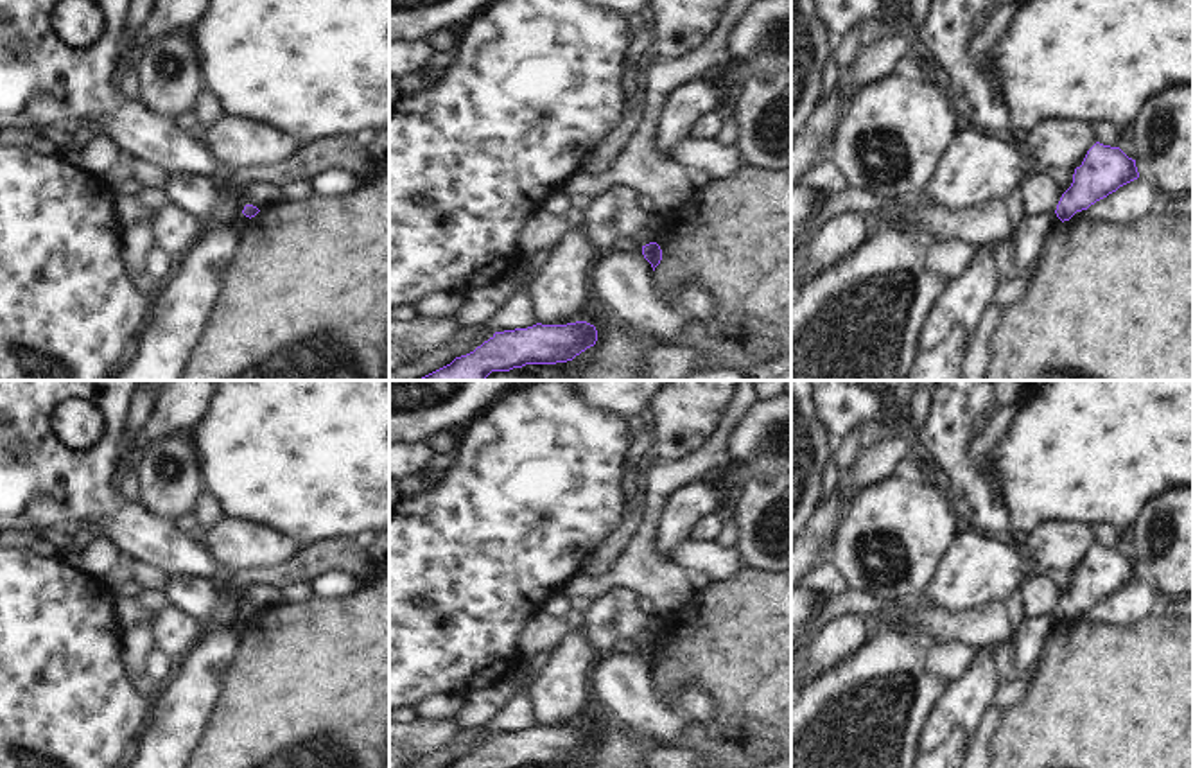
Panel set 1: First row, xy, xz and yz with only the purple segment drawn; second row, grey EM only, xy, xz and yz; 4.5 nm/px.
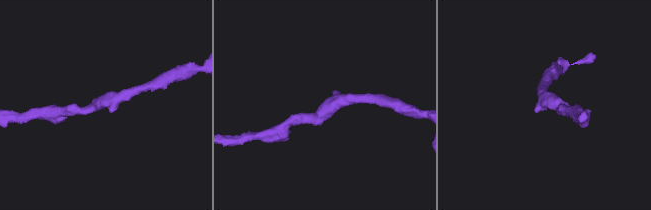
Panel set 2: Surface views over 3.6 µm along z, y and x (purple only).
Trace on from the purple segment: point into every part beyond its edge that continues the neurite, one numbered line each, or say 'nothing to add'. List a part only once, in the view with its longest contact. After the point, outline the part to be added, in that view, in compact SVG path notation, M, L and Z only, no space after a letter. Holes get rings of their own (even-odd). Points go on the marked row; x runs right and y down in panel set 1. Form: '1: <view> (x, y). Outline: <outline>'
nothing to add.

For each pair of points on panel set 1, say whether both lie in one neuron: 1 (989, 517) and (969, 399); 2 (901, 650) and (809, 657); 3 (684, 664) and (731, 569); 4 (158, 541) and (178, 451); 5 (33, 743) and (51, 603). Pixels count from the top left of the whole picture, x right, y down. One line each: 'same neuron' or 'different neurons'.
1: same neuron
2: different neurons
3: different neurons
4: different neurons
5: same neuron

